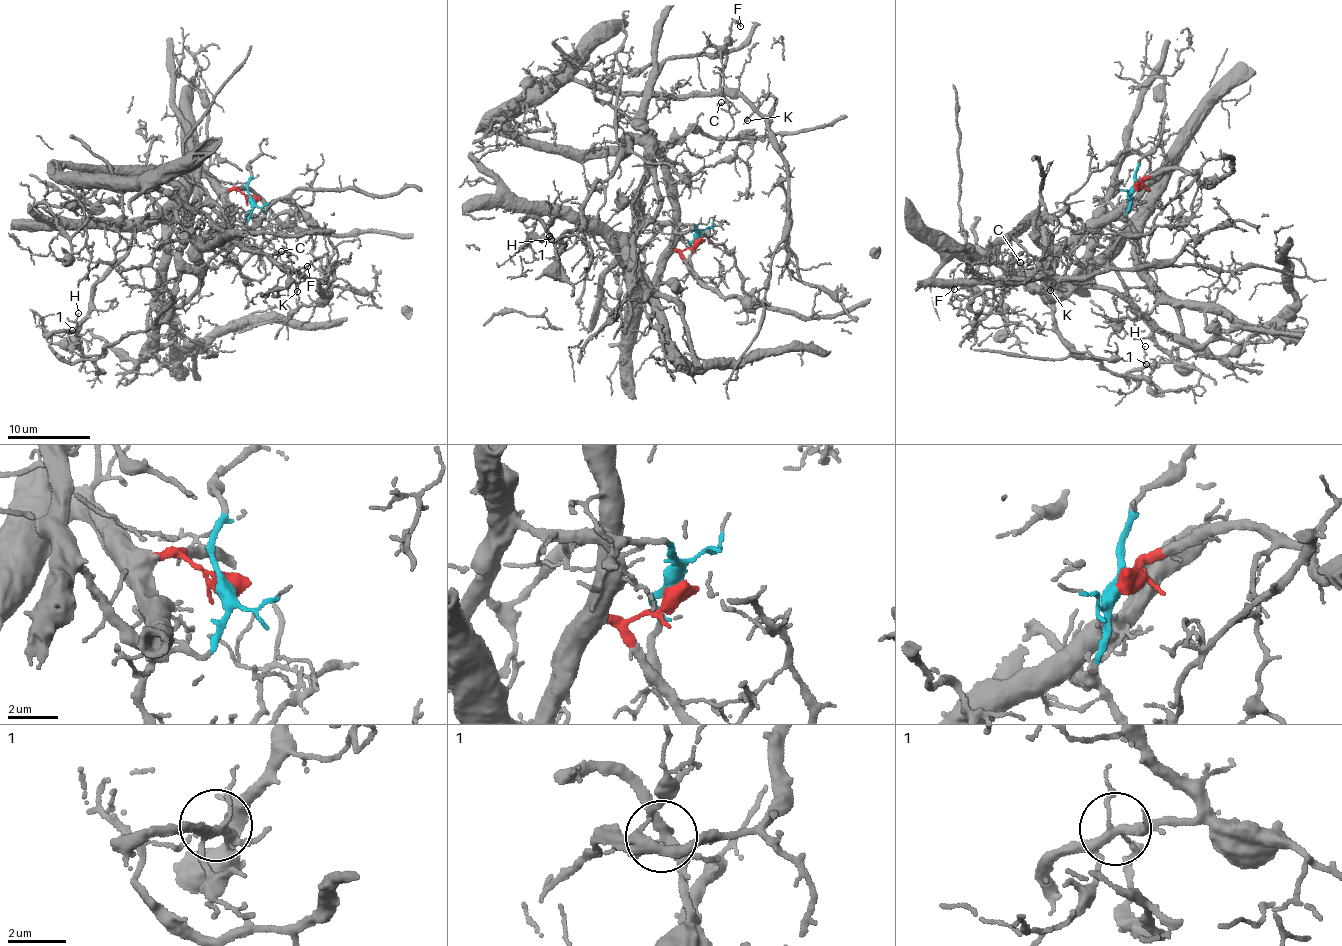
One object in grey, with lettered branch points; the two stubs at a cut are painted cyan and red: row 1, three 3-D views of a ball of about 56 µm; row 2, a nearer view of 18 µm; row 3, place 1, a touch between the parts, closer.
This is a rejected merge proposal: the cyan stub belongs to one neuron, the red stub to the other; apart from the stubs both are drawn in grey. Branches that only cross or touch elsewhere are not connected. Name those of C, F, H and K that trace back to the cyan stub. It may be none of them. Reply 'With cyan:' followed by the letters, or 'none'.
With cyan: C, F, H, K

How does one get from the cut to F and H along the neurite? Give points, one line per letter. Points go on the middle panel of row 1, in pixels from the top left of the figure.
F: (696, 239), (692, 225), (644, 213), (641, 145), (617, 156), (490, 129), (570, 80), (713, 93), (740, 26)
H: (696, 239), (692, 225), (647, 218), (649, 156), (632, 138), (583, 226), (530, 241), (552, 239)

